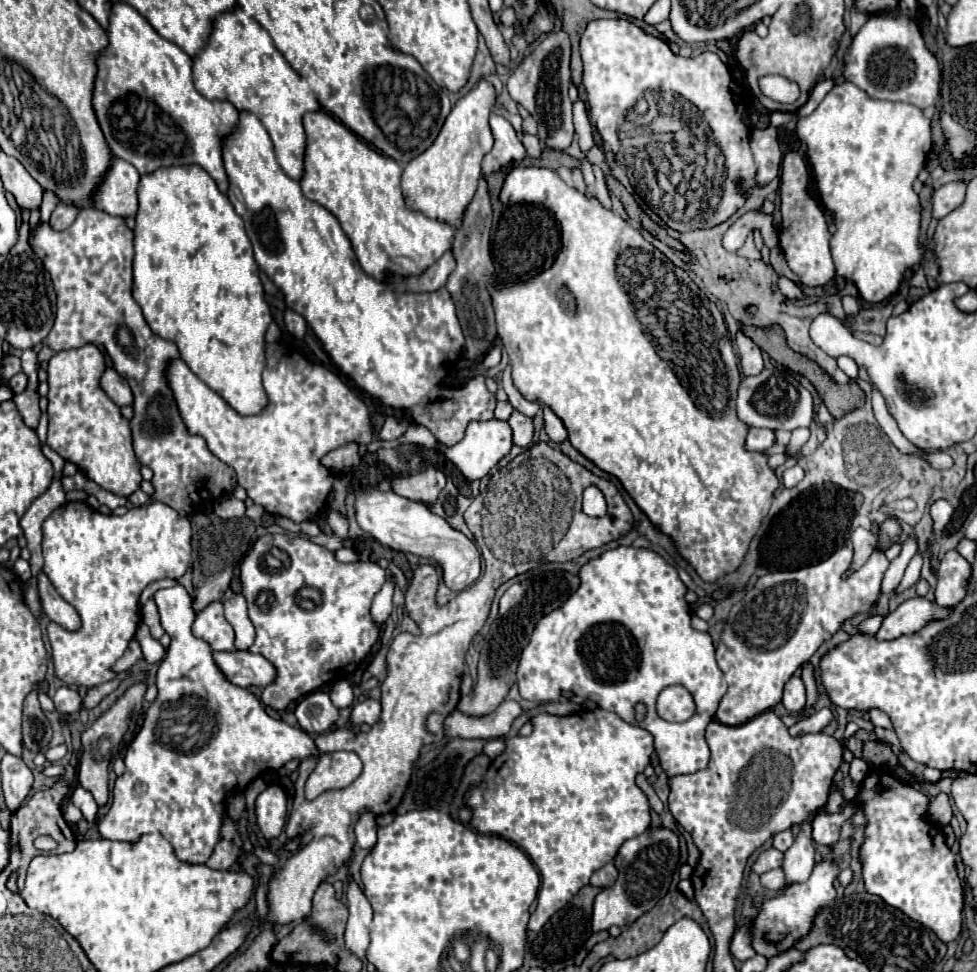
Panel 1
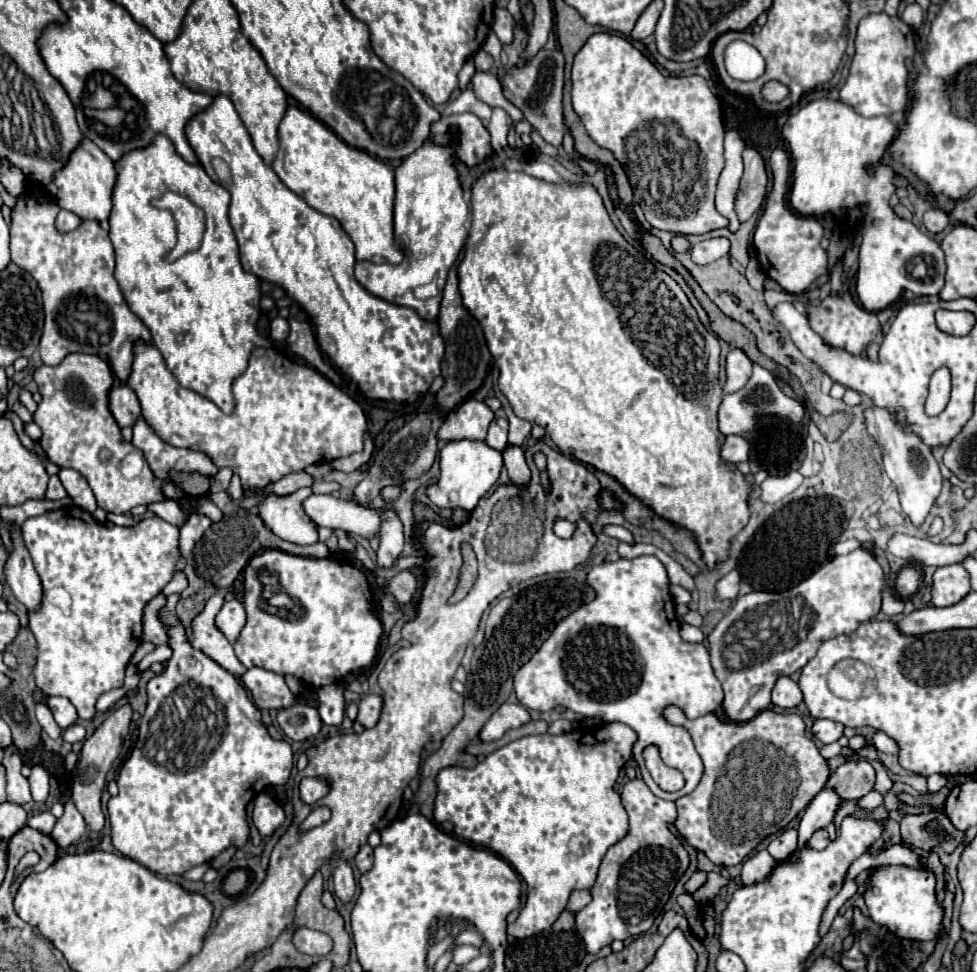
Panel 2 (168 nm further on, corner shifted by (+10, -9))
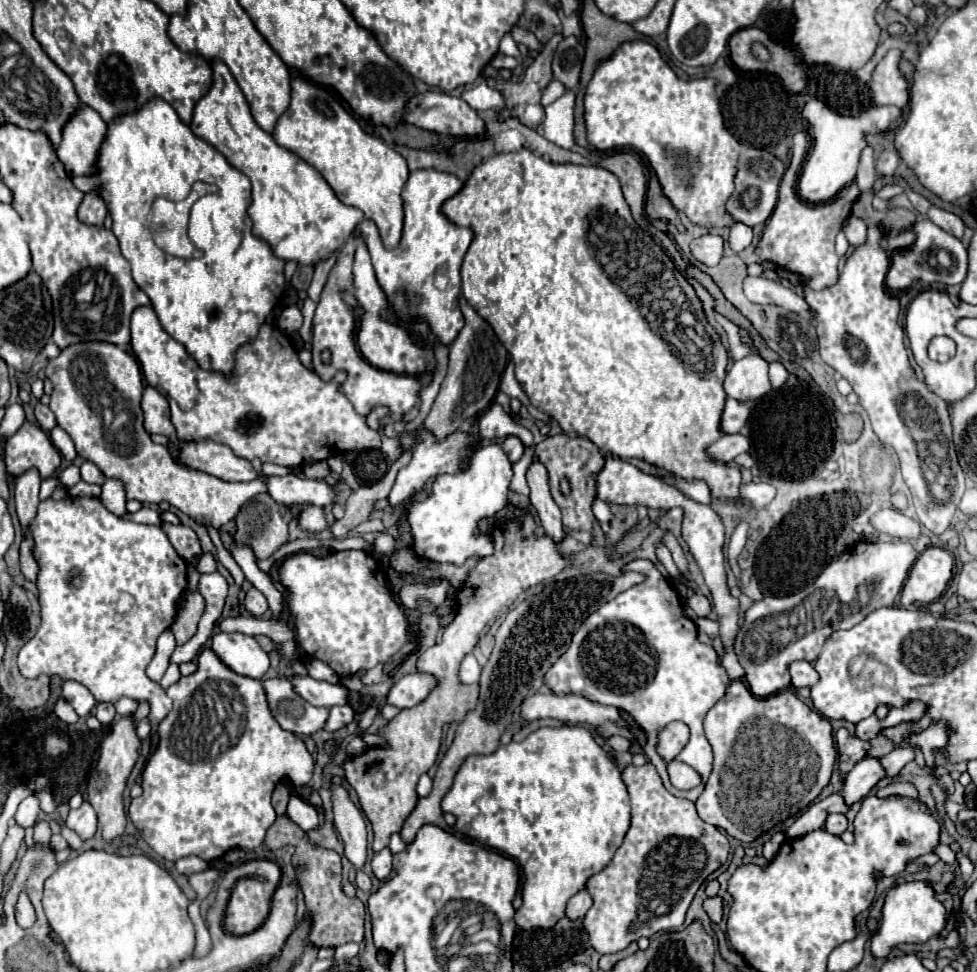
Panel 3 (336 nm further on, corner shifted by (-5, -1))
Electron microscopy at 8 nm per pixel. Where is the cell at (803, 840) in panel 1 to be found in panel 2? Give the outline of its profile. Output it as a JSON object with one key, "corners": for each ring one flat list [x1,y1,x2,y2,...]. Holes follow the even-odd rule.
{"corners":[[823,789,813,801,811,805,803,811,801,819,799,819,799,841,797,841,797,849,783,859,783,863,795,863,797,861,797,853,807,845,807,841,811,839,811,835,819,829,823,829,833,817,835,817,835,809,841,803,841,799,837,797,837,793,833,789]]}

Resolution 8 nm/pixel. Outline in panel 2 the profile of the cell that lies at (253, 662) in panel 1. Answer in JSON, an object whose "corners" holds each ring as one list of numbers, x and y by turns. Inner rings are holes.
{"corners":[[251,667,237,679,245,683,245,689,259,709,283,709,295,703,295,695,289,691,285,679,273,671]]}

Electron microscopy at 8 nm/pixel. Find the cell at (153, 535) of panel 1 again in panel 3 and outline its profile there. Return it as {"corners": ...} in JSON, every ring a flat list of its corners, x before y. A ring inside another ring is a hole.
{"corners":[[64,497,60,501,40,501,38,513,30,523,34,539,34,557,38,561,38,599,42,605,42,625,38,633,20,649,18,669,24,677,34,679,42,673,60,675,64,681,74,679,88,687,96,701,114,703,118,697,150,703,150,725,158,725,172,709,172,699,166,691,148,679,146,667,156,653,156,641,162,631,176,621,178,601,188,585,188,563,174,551,160,527,140,525,130,519,110,513,100,499,94,497],[66,569,80,573,80,583,66,583],[128,593,134,597,128,613,118,611,118,599]]}

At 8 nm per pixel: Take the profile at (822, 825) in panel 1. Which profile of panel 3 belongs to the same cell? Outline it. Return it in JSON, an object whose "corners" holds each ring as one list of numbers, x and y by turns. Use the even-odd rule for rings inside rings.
{"corners":[[832,813,832,815,828,815,824,827,832,835,842,835,846,831,846,817,844,815,838,815,838,813]]}

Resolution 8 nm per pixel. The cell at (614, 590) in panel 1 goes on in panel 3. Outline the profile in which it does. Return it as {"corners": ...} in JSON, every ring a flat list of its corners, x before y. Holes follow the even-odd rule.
{"corners":[[632,559,624,567,624,571,628,571,628,569,646,575,646,581,620,593,616,599,612,599,604,607,600,607,600,611,592,613,582,623,582,627,576,631,576,635,572,637,572,647,550,667,544,681,558,695,576,693,576,695,584,695,592,701,598,701,602,705,612,705,616,709,624,709,626,713,630,713,636,719,636,723,646,731,648,739,644,745,644,755,658,769,658,775,662,777,666,789,676,797,696,801,698,795,704,791,704,787,694,787,690,791,678,791,668,781,666,761,656,753,658,735,672,721,682,721,690,727,690,741,676,755,676,759,690,765,702,777,702,781,706,785,706,779,712,771,712,747,704,735,702,721,704,721,706,713,714,707,714,703,724,697,724,691,728,687,728,675,726,675,724,667,720,665,720,657,718,657,716,649,712,645,704,645,698,641,696,625,694,625,694,621,686,619,682,615,682,611,680,611,682,601,680,601,676,589,670,585,670,581,666,577,662,577,662,573,650,561,644,561,644,559]]}

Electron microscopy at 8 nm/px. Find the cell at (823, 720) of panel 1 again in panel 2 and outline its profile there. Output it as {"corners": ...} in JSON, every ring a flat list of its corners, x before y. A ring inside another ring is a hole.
{"corners":[[817,719,817,721,813,721,811,733,821,743,833,743,843,735,843,725,841,723,833,723,829,719]]}

